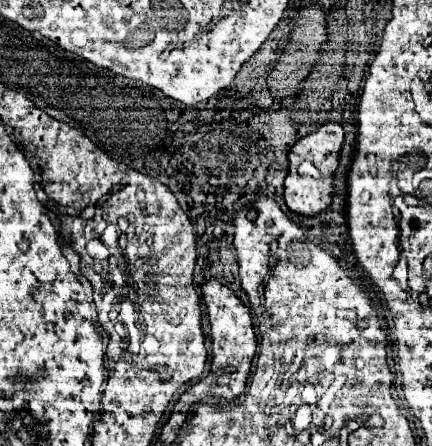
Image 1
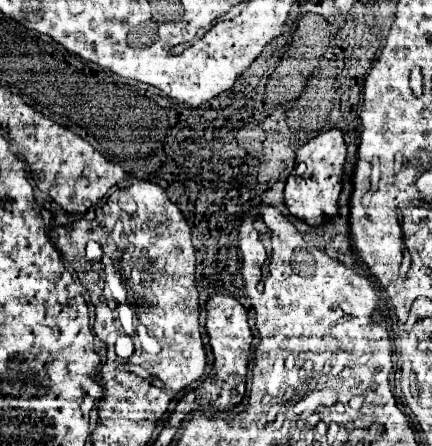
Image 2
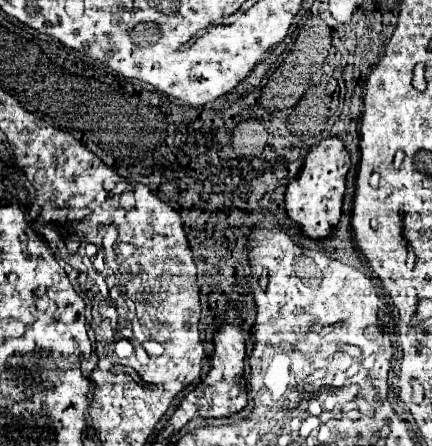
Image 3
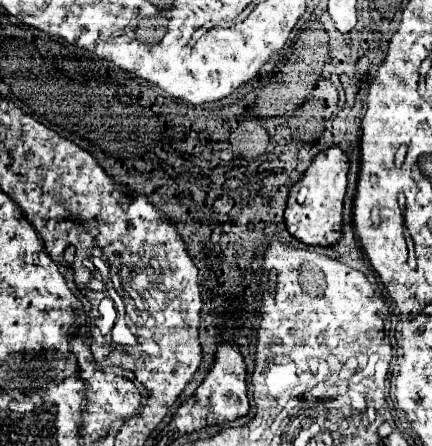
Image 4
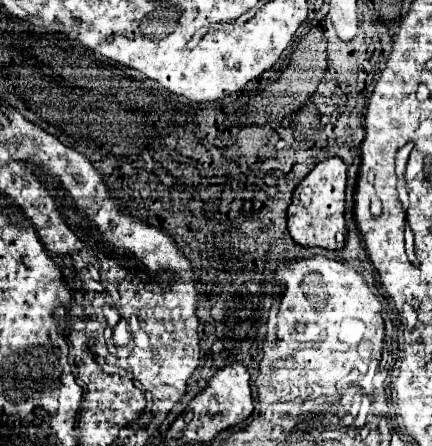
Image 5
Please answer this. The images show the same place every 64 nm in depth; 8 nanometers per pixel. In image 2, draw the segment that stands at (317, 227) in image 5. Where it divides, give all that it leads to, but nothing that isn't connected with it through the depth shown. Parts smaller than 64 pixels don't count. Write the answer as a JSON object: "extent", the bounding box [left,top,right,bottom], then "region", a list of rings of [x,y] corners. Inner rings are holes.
{"extent":[284,128,346,226],"region":[[[338,128],[320,132],[312,140],[302,144],[296,150],[296,162],[304,162],[308,166],[310,176],[292,174],[286,180],[284,202],[286,202],[288,212],[292,216],[300,218],[300,220],[306,220],[312,226],[322,224],[324,220],[336,216],[338,214],[338,194],[340,194],[340,188],[342,188],[340,178],[342,178],[344,160],[346,160],[346,144],[344,144],[342,132]]]}

